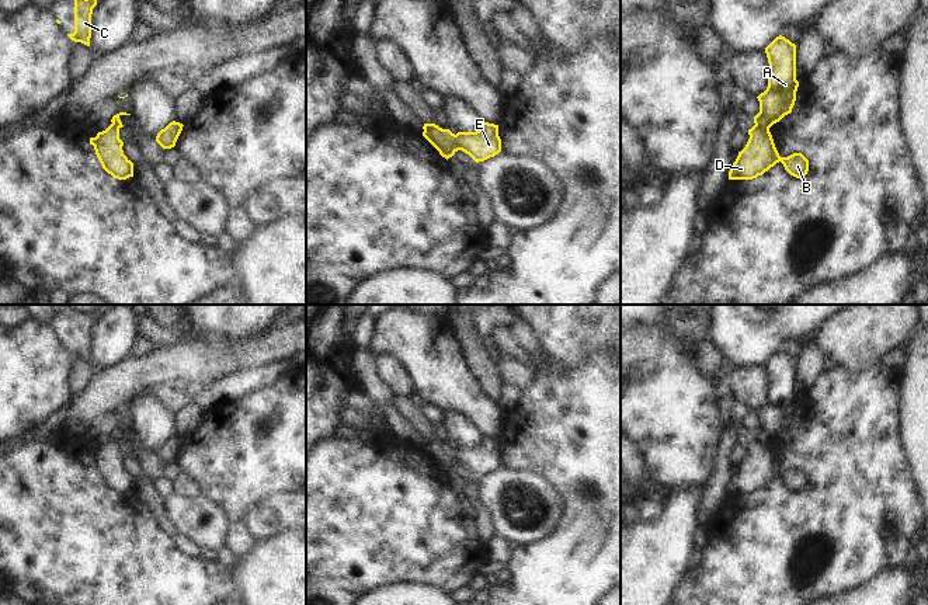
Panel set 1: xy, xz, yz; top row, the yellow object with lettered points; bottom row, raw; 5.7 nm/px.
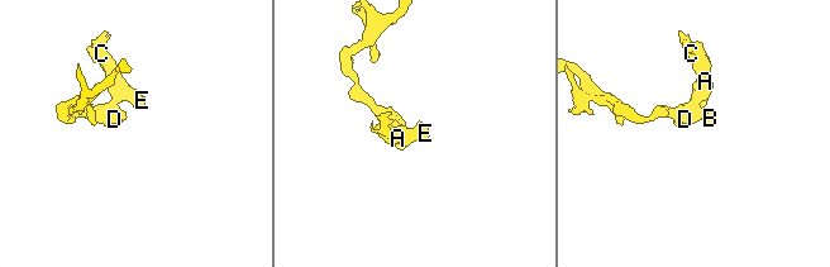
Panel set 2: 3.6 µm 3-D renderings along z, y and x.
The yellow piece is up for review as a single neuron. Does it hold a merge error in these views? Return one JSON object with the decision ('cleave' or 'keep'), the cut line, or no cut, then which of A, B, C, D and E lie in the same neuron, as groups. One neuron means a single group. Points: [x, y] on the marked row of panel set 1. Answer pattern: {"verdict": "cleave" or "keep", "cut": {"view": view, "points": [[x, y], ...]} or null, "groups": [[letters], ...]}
{"verdict": "cleave", "cut": {"view": "yz", "points": [[756, 124], [768, 129]]}, "groups": [["A", "C", "E"], ["B", "D"]]}

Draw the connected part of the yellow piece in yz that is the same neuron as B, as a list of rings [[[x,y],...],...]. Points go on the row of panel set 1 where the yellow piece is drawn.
[[[754,125],[748,129],[750,139],[745,147],[738,152],[736,161],[729,171],[729,180],[753,180],[762,175],[776,163],[782,163],[785,170],[802,178],[809,171],[809,160],[802,153],[781,157],[769,129]]]

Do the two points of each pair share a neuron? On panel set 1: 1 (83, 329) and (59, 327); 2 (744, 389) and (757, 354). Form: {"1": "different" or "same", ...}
{"1": "same", "2": "different"}

